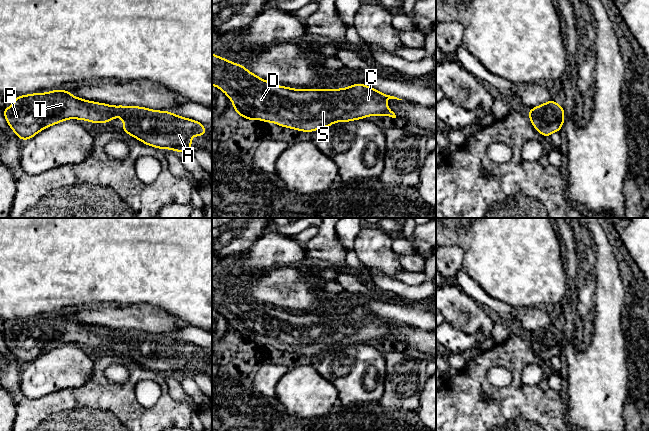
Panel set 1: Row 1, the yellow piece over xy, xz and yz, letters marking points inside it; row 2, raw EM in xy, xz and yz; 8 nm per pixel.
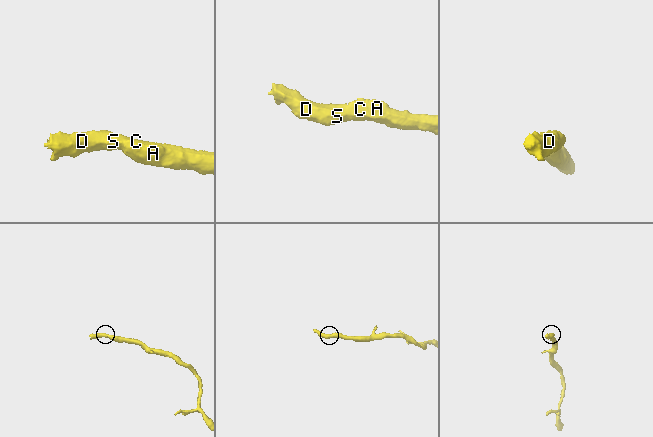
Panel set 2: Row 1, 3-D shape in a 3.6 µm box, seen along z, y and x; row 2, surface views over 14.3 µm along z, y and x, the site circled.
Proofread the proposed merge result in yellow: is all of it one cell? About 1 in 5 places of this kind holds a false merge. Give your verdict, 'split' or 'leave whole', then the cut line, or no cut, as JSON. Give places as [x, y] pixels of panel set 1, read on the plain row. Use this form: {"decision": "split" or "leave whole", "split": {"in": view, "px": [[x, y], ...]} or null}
{"decision": "leave whole", "split": null}

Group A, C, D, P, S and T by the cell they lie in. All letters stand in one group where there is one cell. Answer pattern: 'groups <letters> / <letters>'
groups A C D P S T

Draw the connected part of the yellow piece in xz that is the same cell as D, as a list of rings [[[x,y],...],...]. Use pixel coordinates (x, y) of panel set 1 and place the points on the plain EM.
[[[213,277],[212,309],[227,319],[235,336],[246,344],[273,346],[303,356],[368,340],[396,342],[386,324],[402,324],[361,307],[346,310],[345,314],[279,310]]]

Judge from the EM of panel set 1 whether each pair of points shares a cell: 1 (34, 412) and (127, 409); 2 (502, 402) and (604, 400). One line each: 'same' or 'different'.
1: same
2: different

